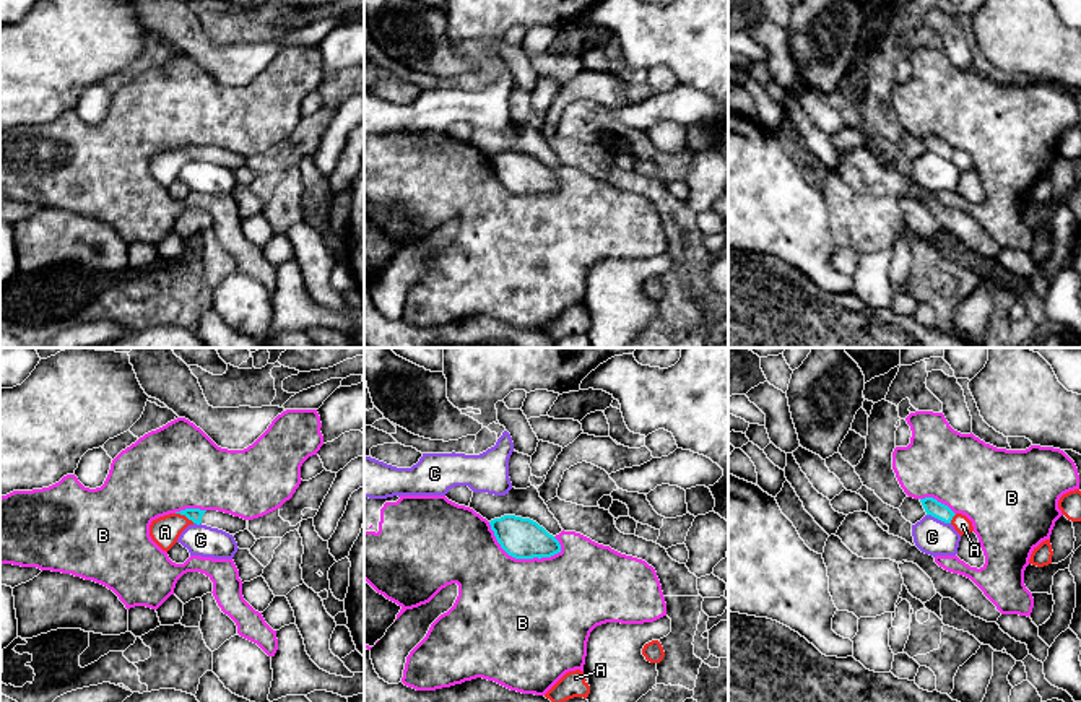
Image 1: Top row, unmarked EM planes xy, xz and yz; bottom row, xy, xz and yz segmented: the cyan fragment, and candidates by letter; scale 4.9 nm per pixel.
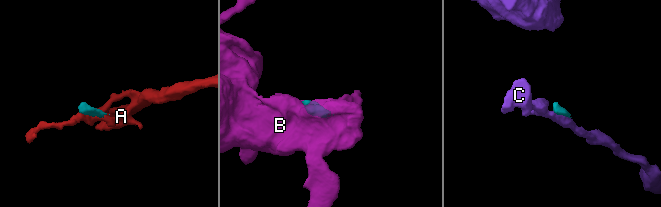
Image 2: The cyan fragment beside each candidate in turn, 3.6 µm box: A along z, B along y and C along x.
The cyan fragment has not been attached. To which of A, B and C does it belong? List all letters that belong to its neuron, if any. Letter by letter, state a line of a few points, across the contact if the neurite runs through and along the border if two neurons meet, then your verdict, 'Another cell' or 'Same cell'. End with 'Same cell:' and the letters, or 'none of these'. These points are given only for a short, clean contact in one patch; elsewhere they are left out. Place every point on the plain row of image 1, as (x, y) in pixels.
A: Line: xy (176, 148), (194, 158). Another cell
B: Another cell
C: Line: yz (927, 150), (950, 160). Another cell
Same cell: none of these

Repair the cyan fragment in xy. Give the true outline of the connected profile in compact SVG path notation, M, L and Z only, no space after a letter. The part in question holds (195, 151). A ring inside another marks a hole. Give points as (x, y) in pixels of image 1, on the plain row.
M185 145L176 150L185 151L197 161L202 159L211 164L223 166L229 171L247 166L247 156L218 146Z

